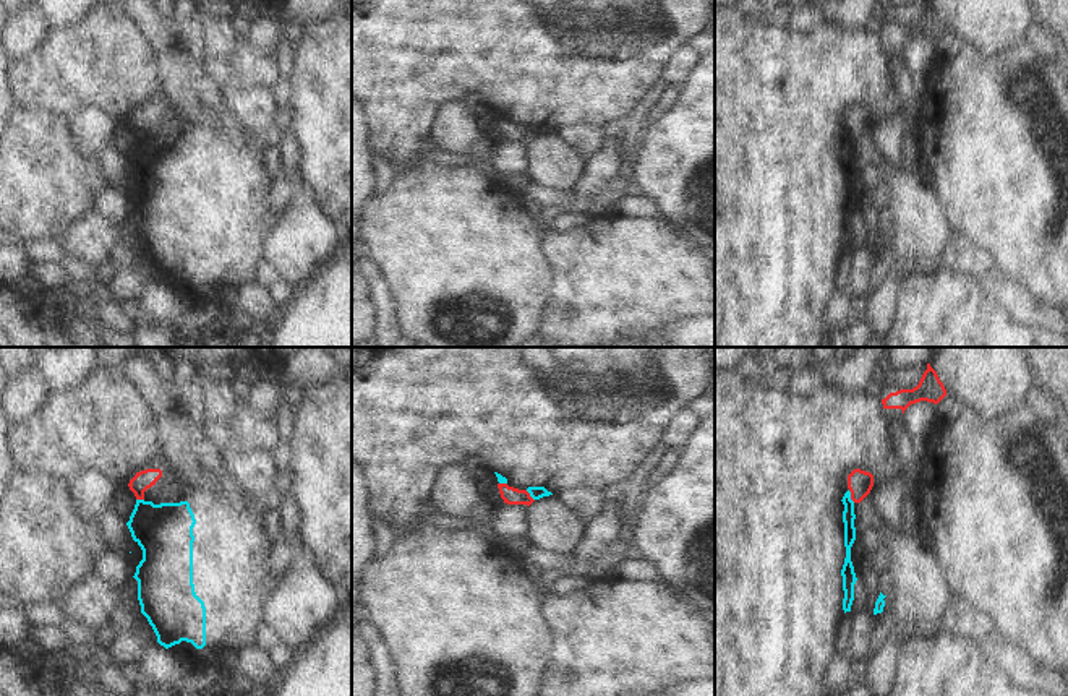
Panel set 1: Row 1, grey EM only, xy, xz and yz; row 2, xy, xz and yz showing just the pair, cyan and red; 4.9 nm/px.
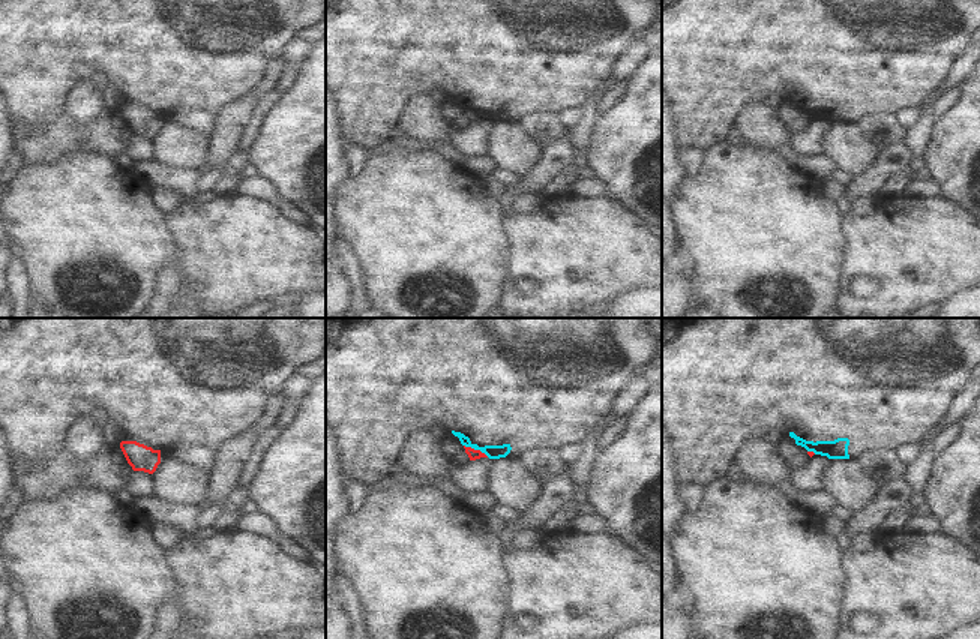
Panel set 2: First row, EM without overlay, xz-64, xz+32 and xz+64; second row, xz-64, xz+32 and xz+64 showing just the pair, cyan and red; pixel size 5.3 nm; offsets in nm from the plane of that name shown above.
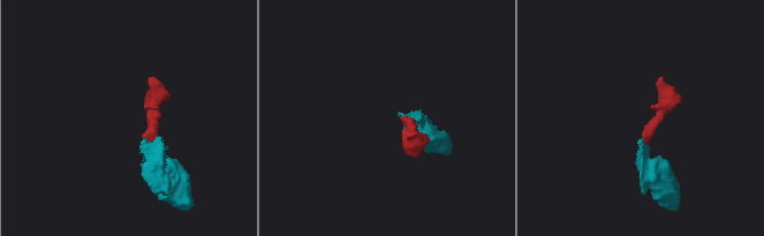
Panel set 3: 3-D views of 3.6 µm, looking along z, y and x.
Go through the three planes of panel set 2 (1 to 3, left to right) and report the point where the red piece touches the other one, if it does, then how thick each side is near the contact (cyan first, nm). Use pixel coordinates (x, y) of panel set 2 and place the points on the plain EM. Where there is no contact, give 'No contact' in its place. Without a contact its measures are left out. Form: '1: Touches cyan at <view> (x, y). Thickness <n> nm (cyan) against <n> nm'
1: No contact
2: Touches cyan at xz+32 (476, 113). Thickness 80 nm (cyan) against 60 nm
3: Touches cyan at xz+64 (812, 114). Thickness 110 nm (cyan) against 30 nm

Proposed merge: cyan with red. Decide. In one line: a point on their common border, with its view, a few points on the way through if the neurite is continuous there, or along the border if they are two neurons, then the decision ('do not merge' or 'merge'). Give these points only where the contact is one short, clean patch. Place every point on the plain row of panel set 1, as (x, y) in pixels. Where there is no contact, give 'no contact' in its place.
meets cyan in yz at (850, 133); border along yz (848, 127), (854, 138); do not merge

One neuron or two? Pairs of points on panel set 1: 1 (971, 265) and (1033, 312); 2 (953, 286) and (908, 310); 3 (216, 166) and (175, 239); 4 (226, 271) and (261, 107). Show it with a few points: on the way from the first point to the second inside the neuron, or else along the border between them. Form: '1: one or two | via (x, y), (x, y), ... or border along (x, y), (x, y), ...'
1: one | via (986, 273), (1018, 300)
2: one | via (942, 297), (929, 310), (919, 310)
3: one | via (205, 184), (205, 210), (193, 221)
4: two | border along (226, 107), (255, 133)

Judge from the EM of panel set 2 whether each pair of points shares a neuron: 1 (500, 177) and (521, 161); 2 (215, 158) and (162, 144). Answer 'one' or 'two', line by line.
1: two
2: two

